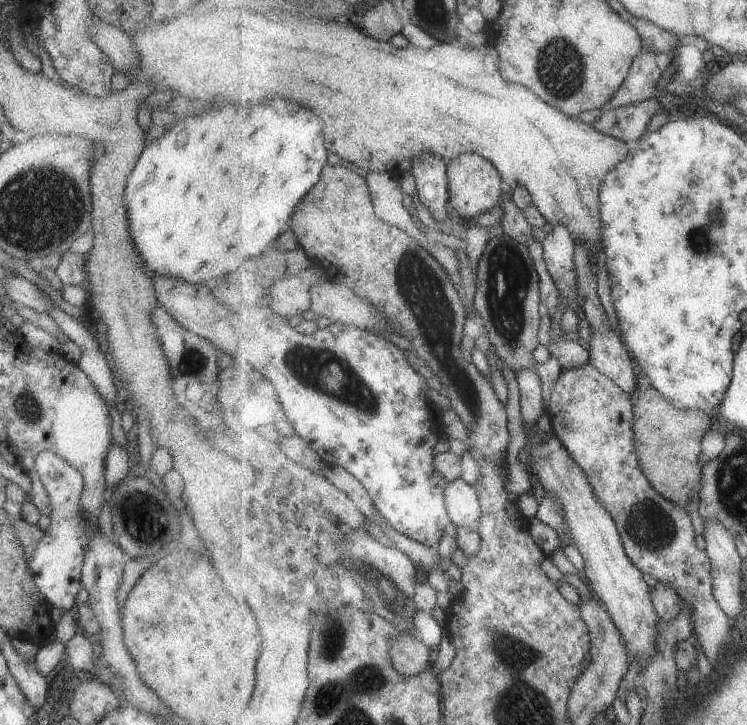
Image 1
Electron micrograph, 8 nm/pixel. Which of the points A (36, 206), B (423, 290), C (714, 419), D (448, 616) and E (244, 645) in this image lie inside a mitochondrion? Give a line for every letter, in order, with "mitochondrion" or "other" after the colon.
A: mitochondrion
B: mitochondrion
C: other
D: other
E: other

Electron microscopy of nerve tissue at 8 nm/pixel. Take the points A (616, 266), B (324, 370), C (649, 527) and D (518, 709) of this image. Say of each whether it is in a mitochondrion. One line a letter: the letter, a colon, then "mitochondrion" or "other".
A: other
B: mitochondrion
C: mitochondrion
D: mitochondrion

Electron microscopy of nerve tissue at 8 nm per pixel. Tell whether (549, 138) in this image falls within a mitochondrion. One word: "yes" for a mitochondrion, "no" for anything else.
no

